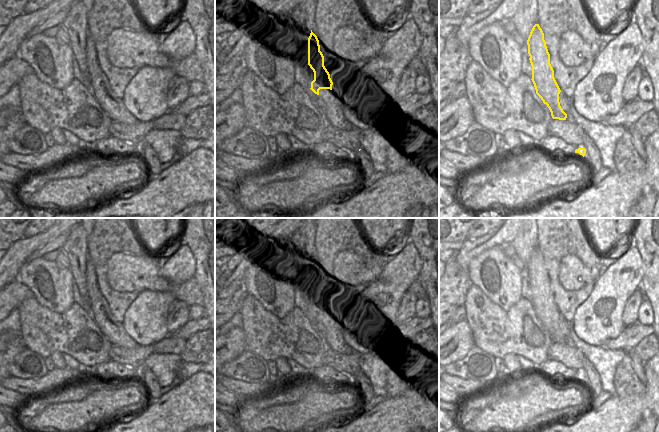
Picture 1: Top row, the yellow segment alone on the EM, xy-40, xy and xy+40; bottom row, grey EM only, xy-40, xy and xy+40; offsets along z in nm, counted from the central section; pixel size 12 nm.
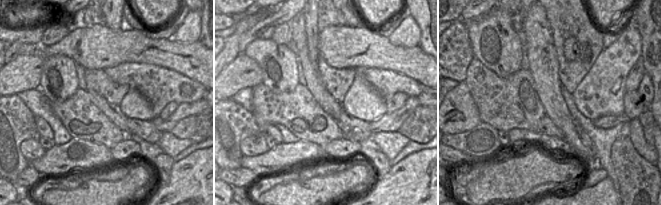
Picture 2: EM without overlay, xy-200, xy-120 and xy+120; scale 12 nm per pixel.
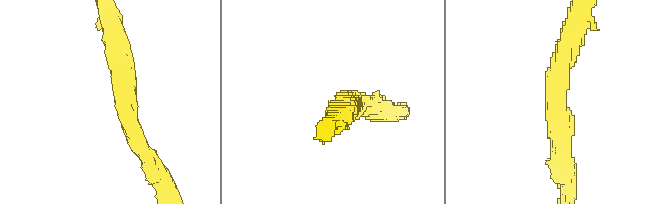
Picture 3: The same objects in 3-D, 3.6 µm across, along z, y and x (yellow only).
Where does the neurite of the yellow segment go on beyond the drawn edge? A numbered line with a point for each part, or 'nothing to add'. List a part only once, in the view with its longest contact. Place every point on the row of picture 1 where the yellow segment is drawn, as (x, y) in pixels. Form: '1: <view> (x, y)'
nothing to add

